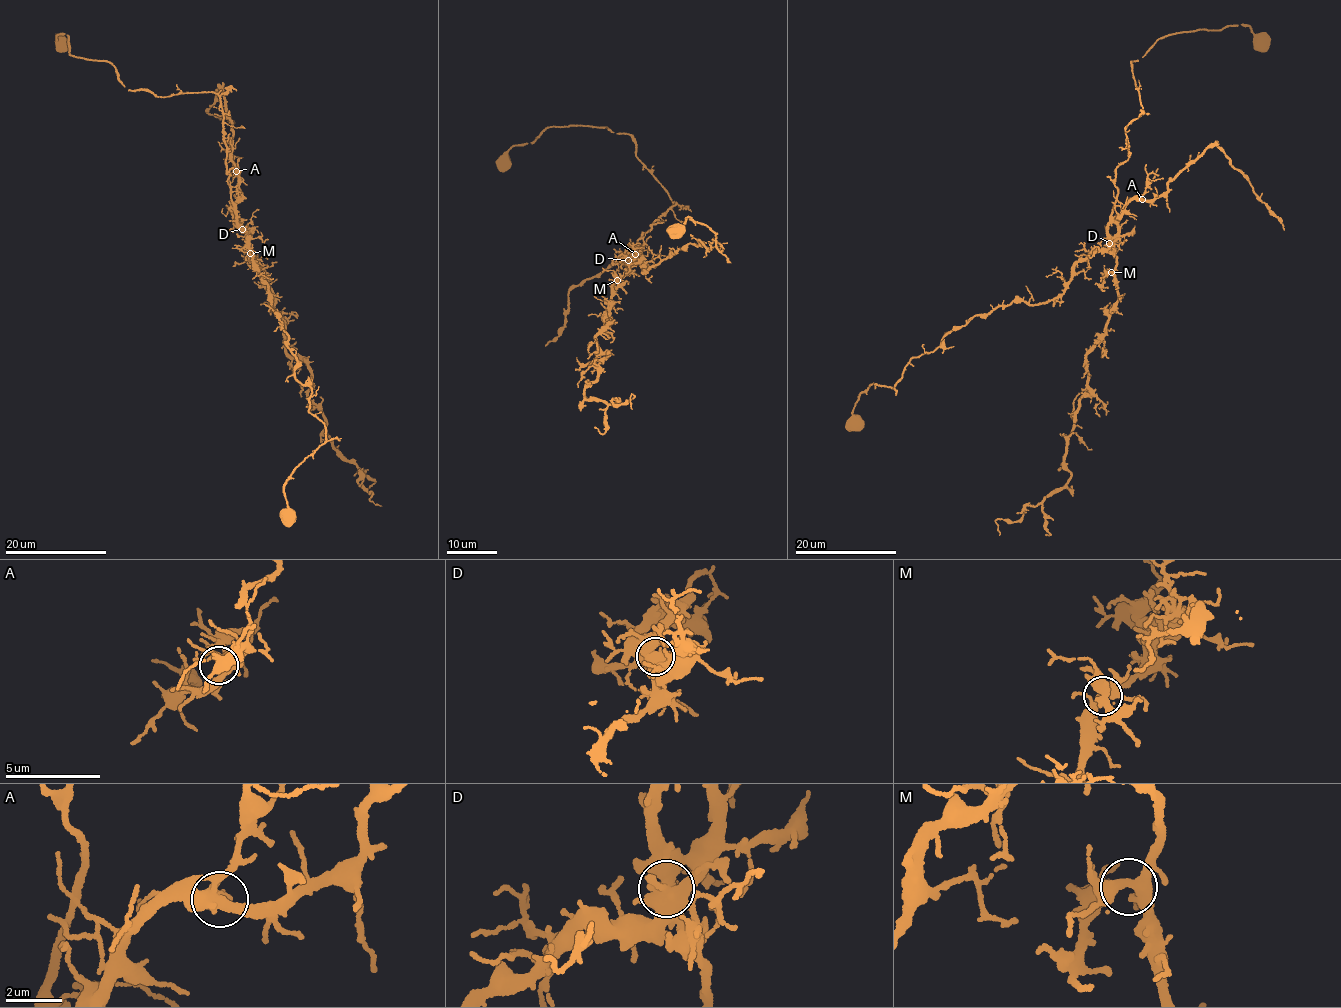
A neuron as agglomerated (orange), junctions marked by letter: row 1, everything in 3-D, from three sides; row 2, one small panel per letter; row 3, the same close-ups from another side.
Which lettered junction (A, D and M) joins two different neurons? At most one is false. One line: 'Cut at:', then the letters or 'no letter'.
Cut at: D

